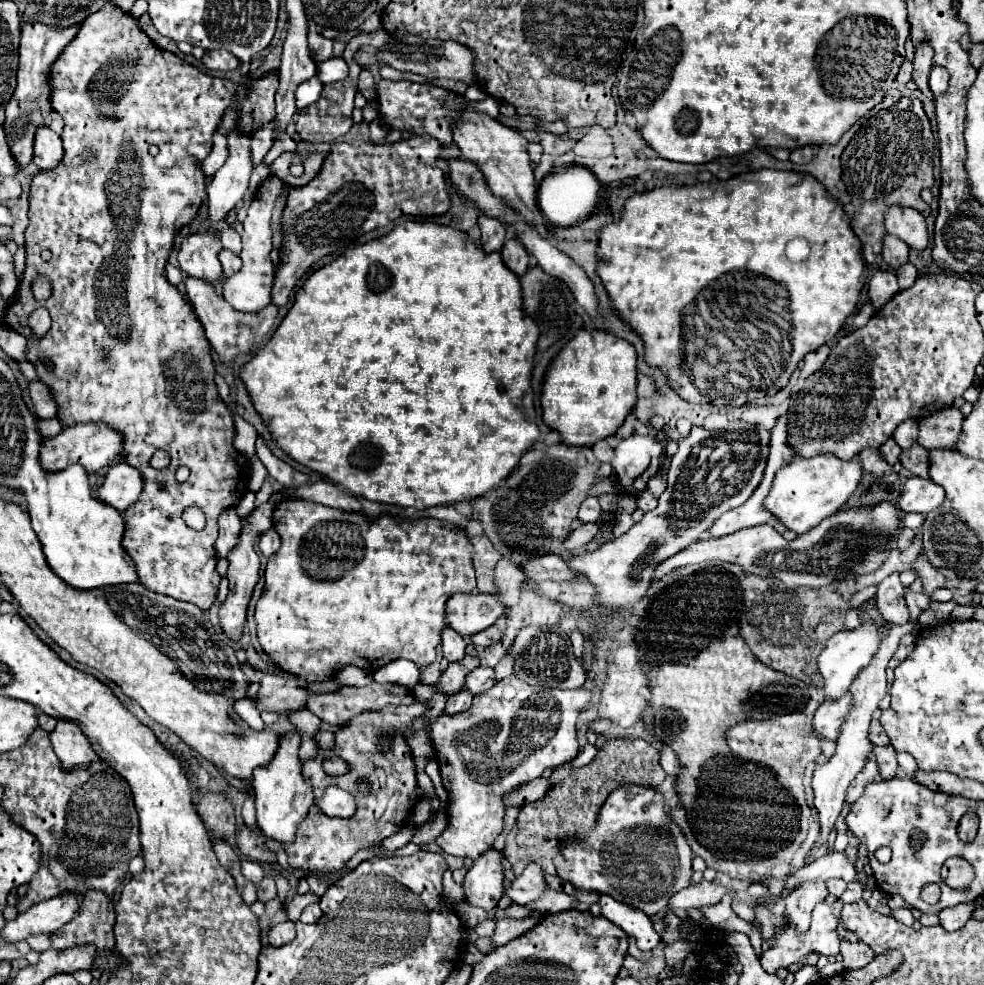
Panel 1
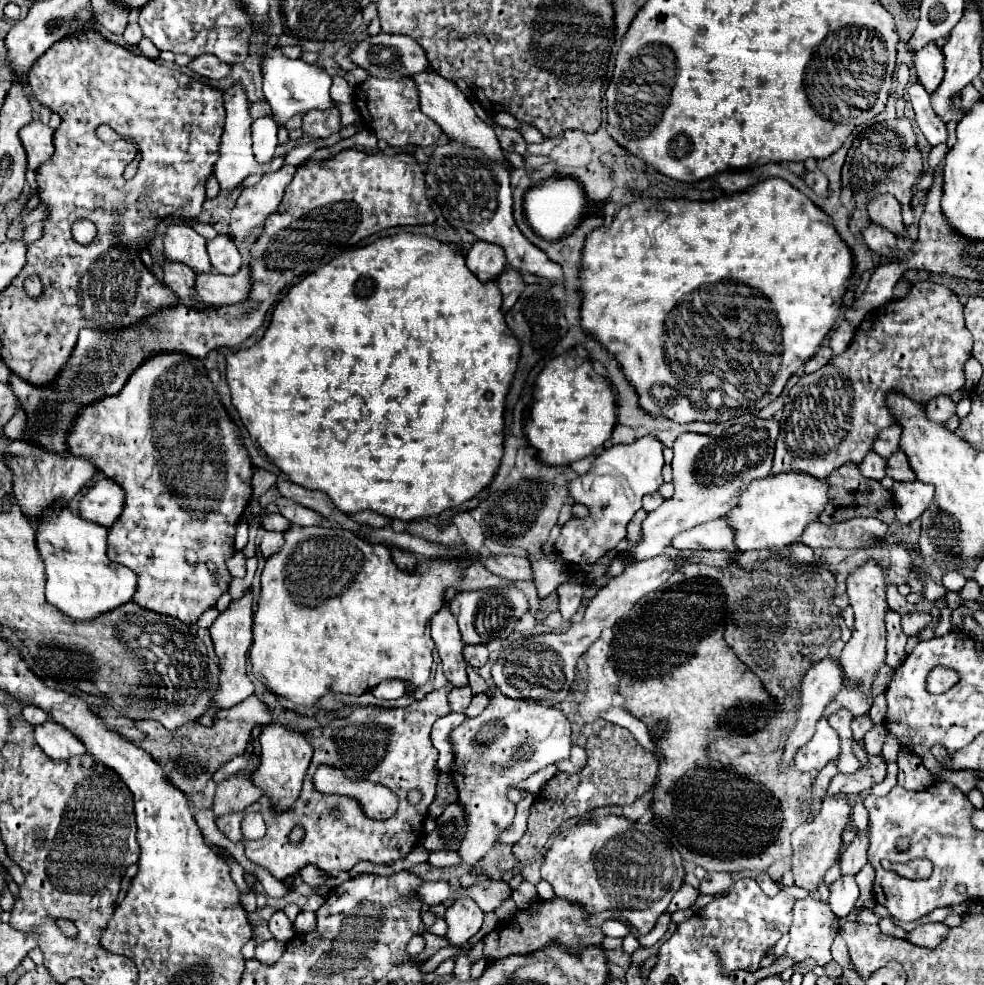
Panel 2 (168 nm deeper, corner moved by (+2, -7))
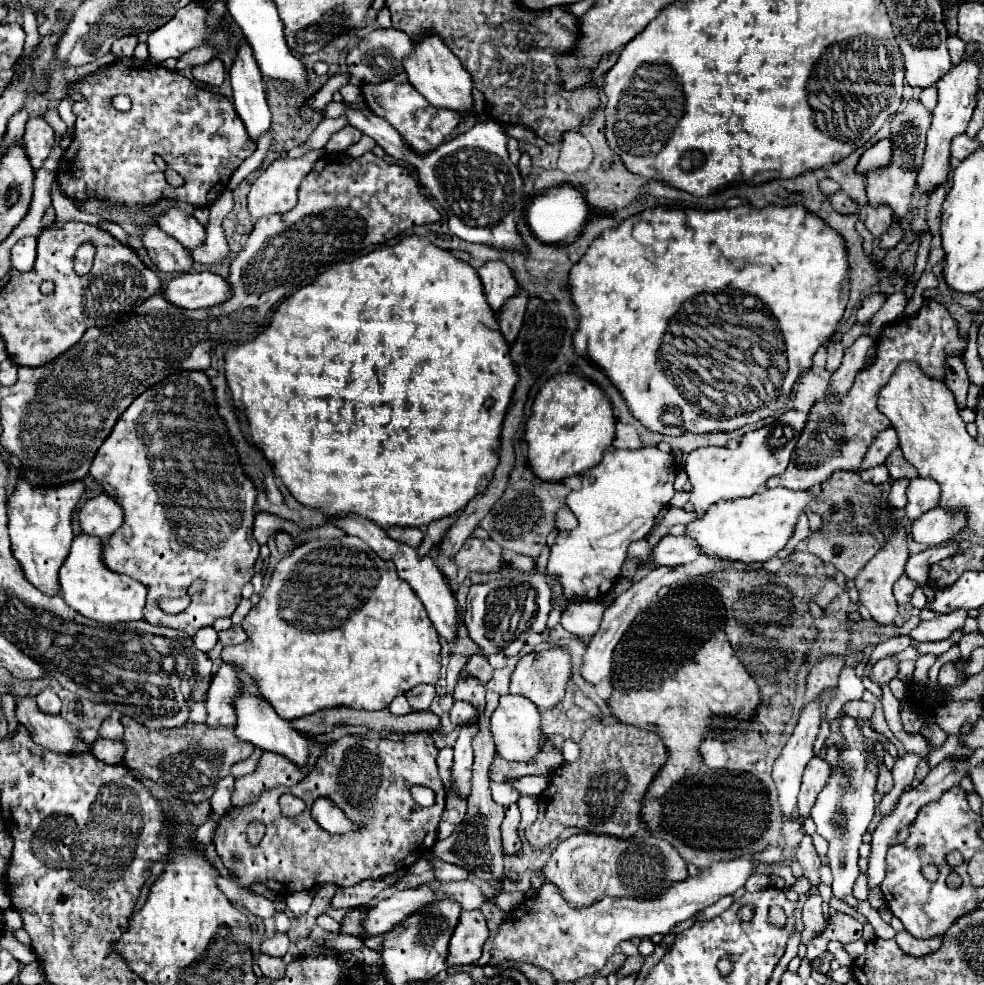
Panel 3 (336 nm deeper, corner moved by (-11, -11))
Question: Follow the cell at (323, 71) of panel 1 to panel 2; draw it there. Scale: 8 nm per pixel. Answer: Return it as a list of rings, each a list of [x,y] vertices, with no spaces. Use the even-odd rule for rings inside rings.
[[[333,75],[331,85],[331,99],[335,103],[349,103],[353,99],[353,89],[347,85],[347,81],[341,75]]]

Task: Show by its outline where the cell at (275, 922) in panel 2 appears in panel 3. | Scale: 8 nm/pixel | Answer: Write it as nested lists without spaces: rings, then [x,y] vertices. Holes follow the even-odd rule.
[[[276,933],[276,935],[268,937],[268,939],[264,939],[264,943],[262,943],[262,953],[282,957],[282,955],[286,955],[288,947],[290,947],[288,935],[286,935],[286,933]]]

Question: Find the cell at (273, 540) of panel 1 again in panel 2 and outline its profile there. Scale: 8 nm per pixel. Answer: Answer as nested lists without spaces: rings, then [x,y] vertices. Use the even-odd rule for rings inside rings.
[[[265,533],[263,535],[263,541],[261,541],[261,553],[263,557],[269,557],[273,553],[277,553],[281,547],[283,547],[283,533]]]

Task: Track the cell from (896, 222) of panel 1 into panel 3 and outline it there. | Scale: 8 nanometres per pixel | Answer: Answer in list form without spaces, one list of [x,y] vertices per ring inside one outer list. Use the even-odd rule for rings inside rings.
[[[906,99],[898,117],[892,123],[892,143],[894,143],[894,157],[890,167],[886,169],[878,169],[878,171],[870,171],[868,177],[868,201],[872,207],[880,207],[880,205],[888,205],[894,215],[898,219],[906,219],[912,215],[912,195],[914,195],[914,187],[916,187],[916,175],[922,167],[922,153],[926,147],[926,131],[930,127],[930,111],[918,103],[918,99]]]

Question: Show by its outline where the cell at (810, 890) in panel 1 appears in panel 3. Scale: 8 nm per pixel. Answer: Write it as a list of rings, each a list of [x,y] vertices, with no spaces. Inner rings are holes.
[[[804,835],[798,851],[796,851],[796,861],[800,863],[800,867],[804,869],[804,875],[810,879],[810,883],[814,887],[820,885],[820,867],[822,867],[822,861],[816,853],[816,847],[812,843],[812,837],[810,835]]]

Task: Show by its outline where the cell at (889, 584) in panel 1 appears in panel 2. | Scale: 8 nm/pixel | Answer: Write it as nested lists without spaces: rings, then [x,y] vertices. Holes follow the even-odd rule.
[[[889,611],[887,617],[885,617],[885,625],[887,625],[887,657],[885,657],[885,665],[893,667],[893,669],[907,657],[907,653],[905,653],[907,637],[901,631],[899,621],[901,621],[901,617],[897,613],[893,613],[893,611]]]

